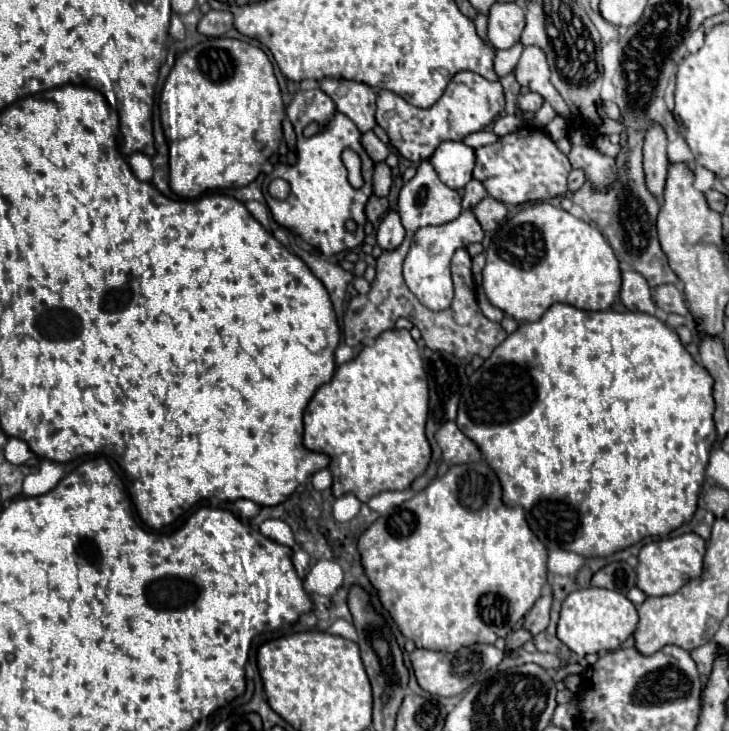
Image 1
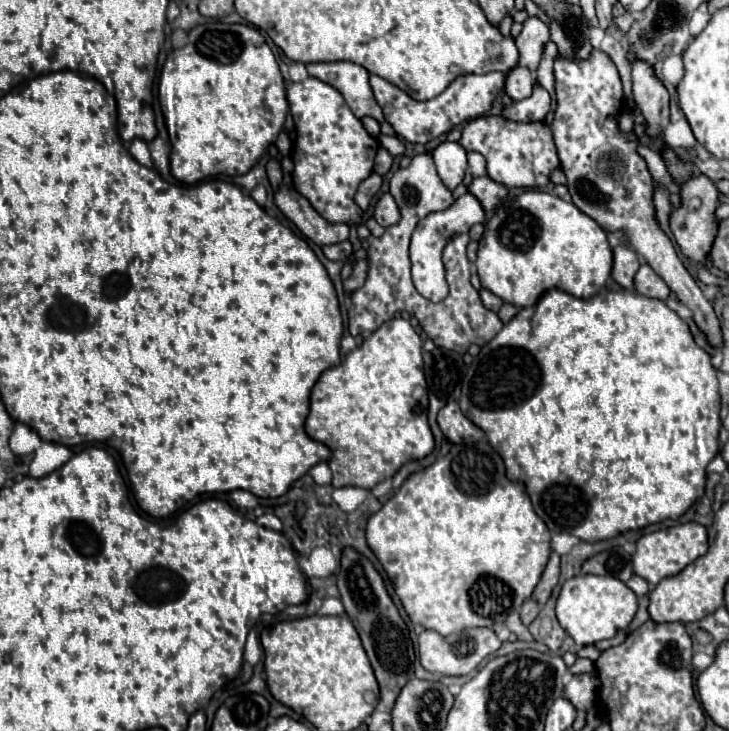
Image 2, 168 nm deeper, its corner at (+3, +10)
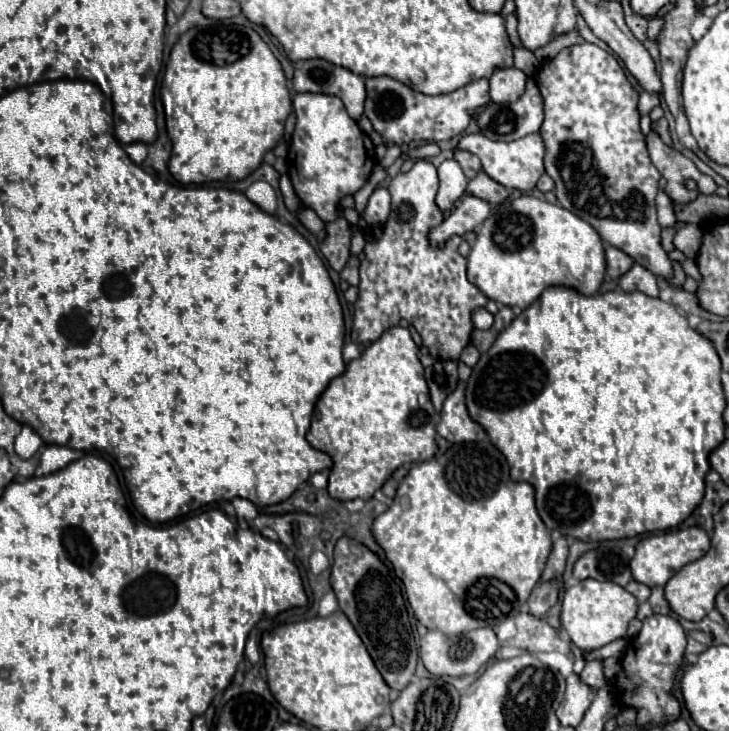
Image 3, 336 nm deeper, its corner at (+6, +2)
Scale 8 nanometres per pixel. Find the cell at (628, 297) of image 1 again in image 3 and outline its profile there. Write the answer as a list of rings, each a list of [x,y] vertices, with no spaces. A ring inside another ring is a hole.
[[[606,246],[606,272],[608,272],[608,276],[618,280],[632,264],[634,262],[628,254],[624,254],[622,250],[618,250],[614,246]]]

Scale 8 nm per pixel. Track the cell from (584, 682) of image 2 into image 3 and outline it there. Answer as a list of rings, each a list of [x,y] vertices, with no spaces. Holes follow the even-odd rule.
[[[588,660],[588,662],[586,662],[586,668],[584,668],[582,674],[580,674],[580,678],[582,678],[582,682],[586,682],[586,684],[592,686],[592,688],[604,686],[606,678],[604,678],[602,660]]]

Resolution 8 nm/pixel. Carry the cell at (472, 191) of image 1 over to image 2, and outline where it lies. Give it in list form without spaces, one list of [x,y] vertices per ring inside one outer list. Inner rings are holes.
[[[469,152],[467,158],[469,158],[469,168],[467,168],[469,178],[473,180],[473,178],[483,176],[485,174],[485,158],[481,154],[477,154],[477,152]]]

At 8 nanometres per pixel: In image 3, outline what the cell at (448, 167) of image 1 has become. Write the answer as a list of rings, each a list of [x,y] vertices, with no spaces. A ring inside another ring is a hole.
[[[444,160],[438,168],[438,176],[440,176],[440,190],[436,194],[436,204],[442,212],[446,212],[454,208],[460,196],[464,196],[468,178],[464,176],[456,160]]]

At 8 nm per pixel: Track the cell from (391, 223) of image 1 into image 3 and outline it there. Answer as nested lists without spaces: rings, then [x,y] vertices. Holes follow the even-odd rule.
[[[380,186],[372,192],[362,218],[372,226],[382,226],[386,222],[388,214],[390,214],[390,194],[384,186]]]

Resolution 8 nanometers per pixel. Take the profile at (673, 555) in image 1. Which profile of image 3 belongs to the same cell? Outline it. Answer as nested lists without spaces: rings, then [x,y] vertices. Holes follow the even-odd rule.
[[[692,526],[692,528],[682,528],[682,530],[642,538],[636,546],[634,558],[630,560],[632,578],[636,582],[650,586],[650,588],[664,586],[682,566],[702,558],[708,552],[708,548],[710,548],[710,538],[708,538],[708,534],[704,532],[702,526]]]

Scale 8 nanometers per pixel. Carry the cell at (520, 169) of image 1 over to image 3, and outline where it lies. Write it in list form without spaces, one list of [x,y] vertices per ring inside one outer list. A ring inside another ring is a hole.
[[[482,132],[478,134],[468,134],[460,140],[458,144],[460,150],[468,150],[472,154],[476,154],[482,162],[482,170],[494,178],[496,182],[500,182],[506,188],[512,190],[532,190],[538,182],[538,178],[544,174],[544,142],[540,138],[540,134],[528,134],[526,138],[518,138],[514,142],[490,142],[490,138],[486,138]]]

